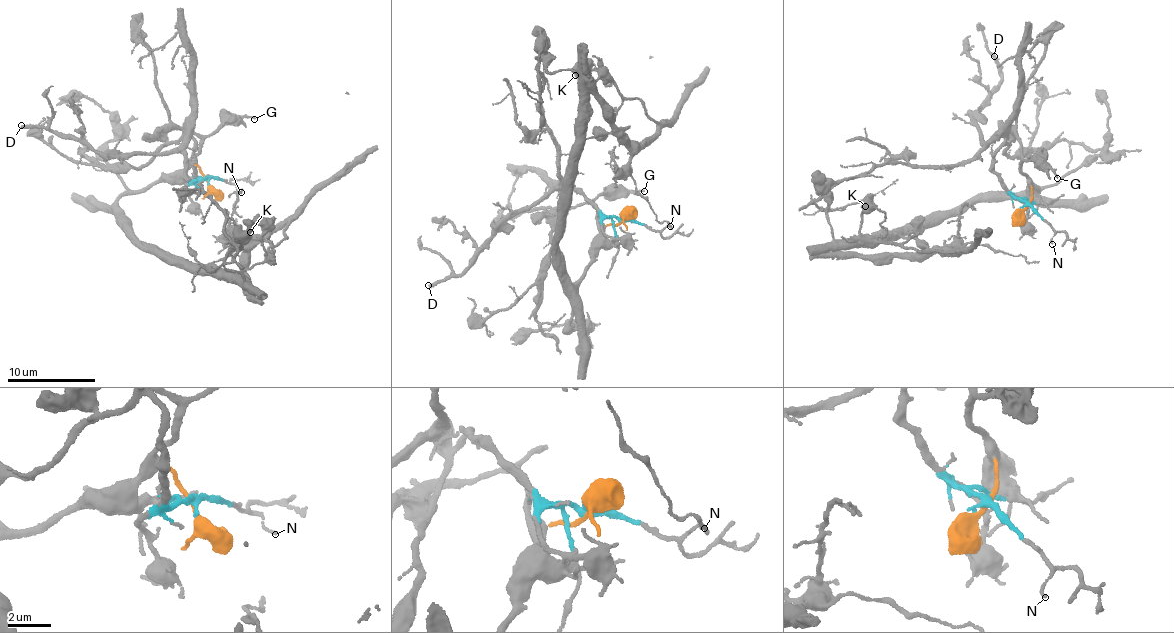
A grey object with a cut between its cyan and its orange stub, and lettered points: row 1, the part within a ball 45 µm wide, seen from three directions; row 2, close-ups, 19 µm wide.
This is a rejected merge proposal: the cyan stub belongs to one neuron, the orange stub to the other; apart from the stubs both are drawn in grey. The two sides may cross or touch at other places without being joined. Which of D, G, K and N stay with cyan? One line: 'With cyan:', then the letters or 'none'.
With cyan: D, N

